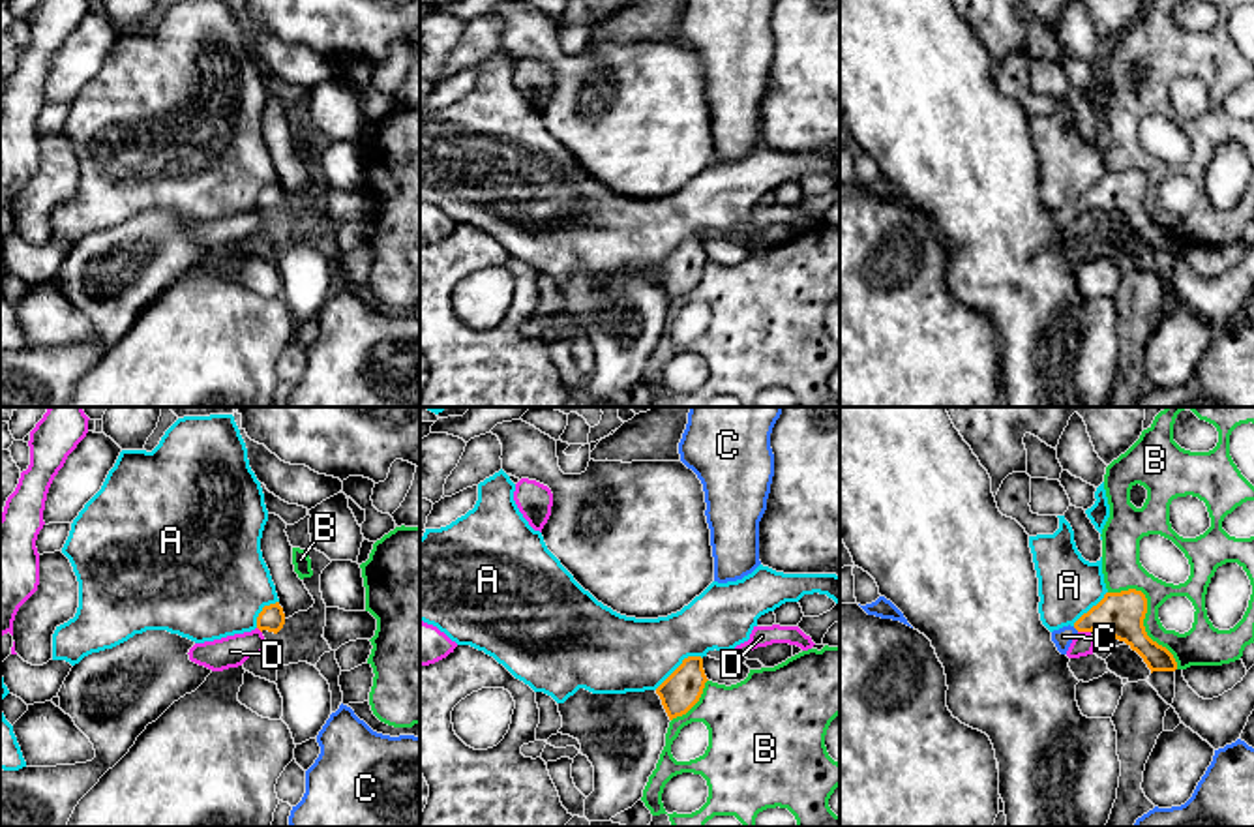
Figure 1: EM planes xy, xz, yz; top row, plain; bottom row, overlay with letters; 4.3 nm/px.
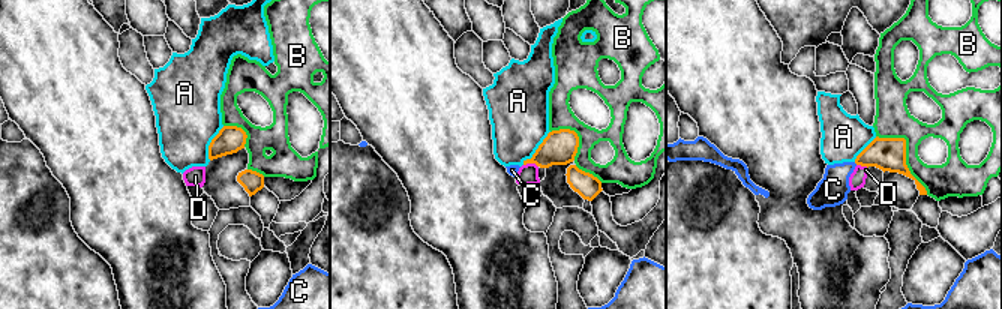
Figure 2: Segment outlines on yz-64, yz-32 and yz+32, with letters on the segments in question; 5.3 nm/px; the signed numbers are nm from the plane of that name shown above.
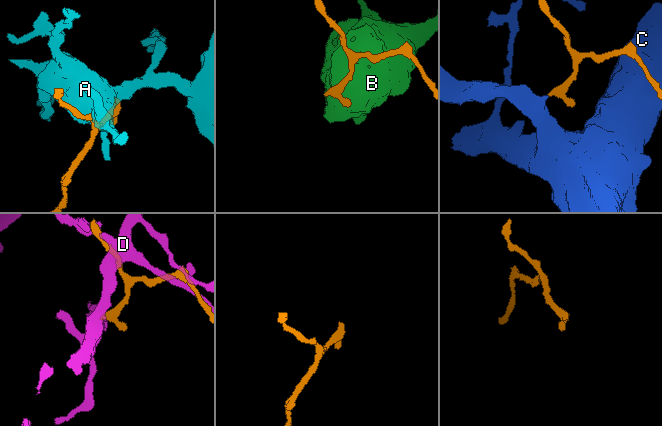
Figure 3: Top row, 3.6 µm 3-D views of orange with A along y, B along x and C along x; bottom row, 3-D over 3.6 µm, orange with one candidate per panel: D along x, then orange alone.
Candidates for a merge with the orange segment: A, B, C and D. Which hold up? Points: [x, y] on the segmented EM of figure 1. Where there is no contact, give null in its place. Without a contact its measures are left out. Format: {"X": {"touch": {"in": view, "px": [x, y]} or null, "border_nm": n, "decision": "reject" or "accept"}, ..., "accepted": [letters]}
{"A": {"touch": {"in": "xz", "px": [679, 666]}, "border_nm": 240, "decision": "reject"}, "B": {"touch": {"in": "yz", "px": [1144, 616]}, "border_nm": 440, "decision": "reject"}, "C": {"touch": {"in": "yz", "px": [1076, 629]}, "border_nm": 40, "decision": "accept"}, "D": {"touch": {"in": "yz", "px": [1084, 631]}, "border_nm": 60, "decision": "reject"}, "accepted": ["C"]}

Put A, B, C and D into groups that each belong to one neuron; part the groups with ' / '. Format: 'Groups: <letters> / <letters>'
Groups: A / B / C / D

